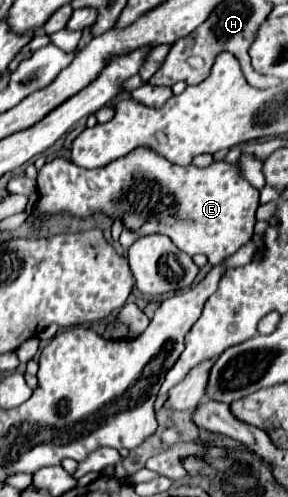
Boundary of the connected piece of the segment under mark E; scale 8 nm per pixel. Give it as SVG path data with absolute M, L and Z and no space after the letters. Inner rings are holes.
M139 146L131 150L127 156L93 170L81 168L63 156L53 158L45 162L45 166L39 170L37 192L39 192L39 202L35 204L35 210L33 210L37 216L41 214L53 216L53 214L67 212L67 214L79 214L79 218L87 218L101 212L109 218L121 220L127 230L139 236L165 234L189 256L205 254L211 266L235 254L247 240L251 240L253 226L255 226L255 210L259 208L259 190L253 188L239 174L239 168L235 164L215 162L207 168L197 168L195 164L179 166L169 162L149 146Z

